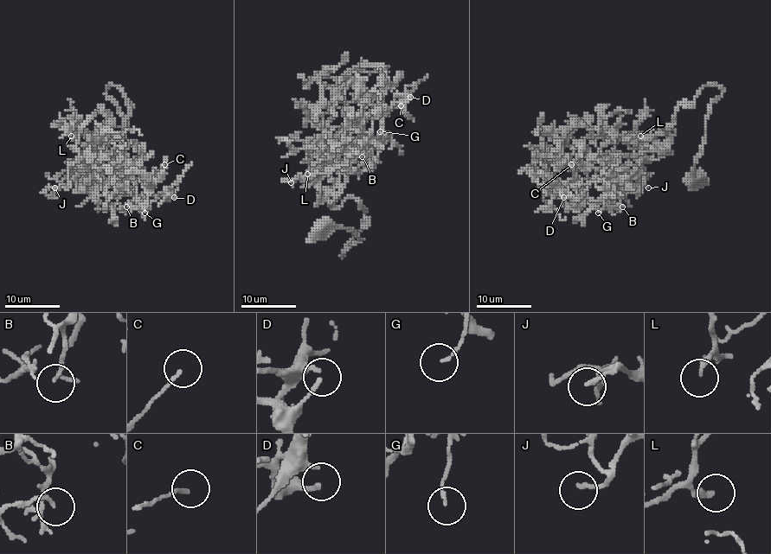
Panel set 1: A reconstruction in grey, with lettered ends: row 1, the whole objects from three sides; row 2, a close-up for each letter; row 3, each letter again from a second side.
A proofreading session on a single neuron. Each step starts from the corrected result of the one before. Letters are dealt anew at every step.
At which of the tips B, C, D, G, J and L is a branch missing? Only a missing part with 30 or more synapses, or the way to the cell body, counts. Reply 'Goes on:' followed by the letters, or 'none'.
Goes on: G, L

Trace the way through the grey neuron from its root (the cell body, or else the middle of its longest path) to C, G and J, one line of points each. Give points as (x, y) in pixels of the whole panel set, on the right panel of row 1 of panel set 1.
C: (695, 180), (716, 85), (678, 105), (664, 149), (608, 162), (625, 178), (577, 183), (571, 164)
G: (695, 180), (716, 85), (678, 105), (664, 149), (608, 162), (631, 174), (598, 213)
J: (695, 180), (704, 117), (722, 92), (716, 85), (664, 127), (674, 131), (668, 150), (639, 166), (648, 187)

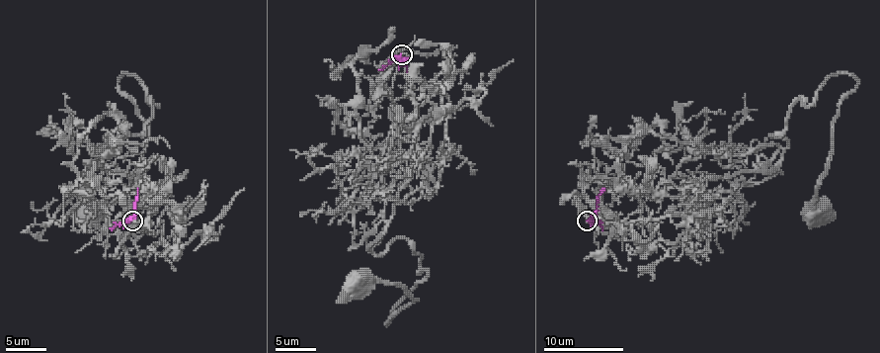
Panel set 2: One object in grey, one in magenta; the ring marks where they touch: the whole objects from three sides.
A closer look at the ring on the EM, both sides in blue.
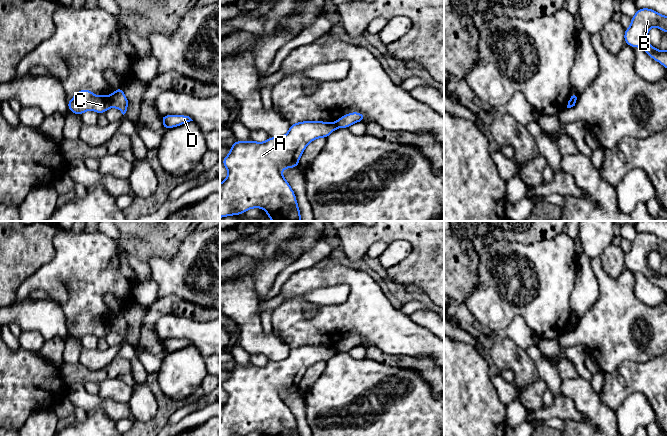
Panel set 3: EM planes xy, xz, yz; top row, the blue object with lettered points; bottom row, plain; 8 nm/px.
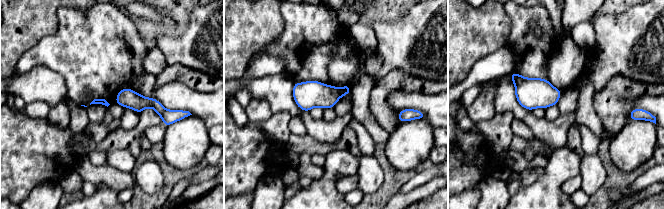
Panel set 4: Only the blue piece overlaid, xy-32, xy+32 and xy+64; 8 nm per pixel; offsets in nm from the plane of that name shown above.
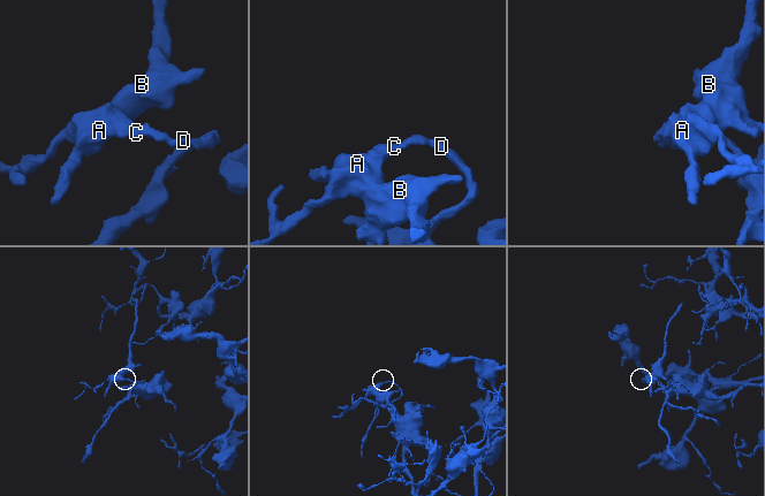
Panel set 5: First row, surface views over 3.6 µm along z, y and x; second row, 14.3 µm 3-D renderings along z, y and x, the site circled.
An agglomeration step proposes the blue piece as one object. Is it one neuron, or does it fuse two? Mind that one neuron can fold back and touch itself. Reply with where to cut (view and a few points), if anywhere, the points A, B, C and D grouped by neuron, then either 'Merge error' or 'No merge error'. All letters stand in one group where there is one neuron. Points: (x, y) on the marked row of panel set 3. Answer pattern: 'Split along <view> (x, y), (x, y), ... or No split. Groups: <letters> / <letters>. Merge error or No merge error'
Split along xy (112, 95), (110, 106). Groups: A B C / D. Merge error

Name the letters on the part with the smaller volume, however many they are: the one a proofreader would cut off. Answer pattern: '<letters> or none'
A, B, C

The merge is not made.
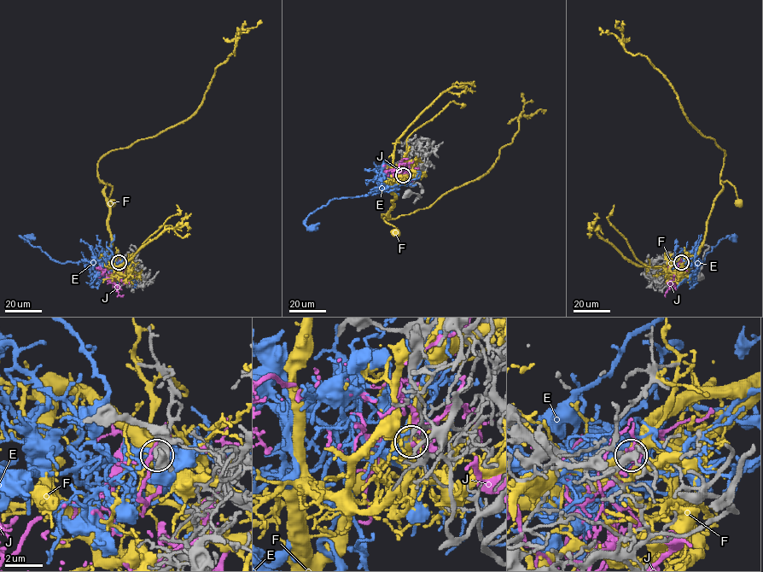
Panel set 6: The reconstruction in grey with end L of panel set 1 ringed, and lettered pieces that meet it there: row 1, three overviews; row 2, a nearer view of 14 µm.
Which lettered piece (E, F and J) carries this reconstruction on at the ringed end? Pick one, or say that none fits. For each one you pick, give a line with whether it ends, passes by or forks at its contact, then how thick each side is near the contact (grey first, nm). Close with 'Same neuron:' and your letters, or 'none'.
Same neuron: none

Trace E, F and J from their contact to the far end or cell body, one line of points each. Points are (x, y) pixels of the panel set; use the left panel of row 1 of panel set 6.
E: (119, 261), (108, 264), (107, 258), (93, 266), (87, 260), (60, 263), (20, 237), (27, 238)
F: (119, 262), (107, 252), (111, 242), (109, 207), (105, 184), (99, 181), (113, 187), (108, 199), (112, 202)
J: (119, 262), (117, 268), (123, 274), (109, 279), (117, 288), (119, 294), (123, 295)

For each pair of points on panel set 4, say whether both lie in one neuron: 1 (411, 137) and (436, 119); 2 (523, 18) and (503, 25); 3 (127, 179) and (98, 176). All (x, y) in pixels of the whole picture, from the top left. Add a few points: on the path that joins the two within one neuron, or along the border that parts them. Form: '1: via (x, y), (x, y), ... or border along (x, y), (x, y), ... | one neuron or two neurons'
1: border along (425, 119), (433, 128) | two neurons
2: border along (505, 10), (510, 20), (510, 32), (504, 46) | two neurons
3: via (120, 179), (105, 176) | one neuron

